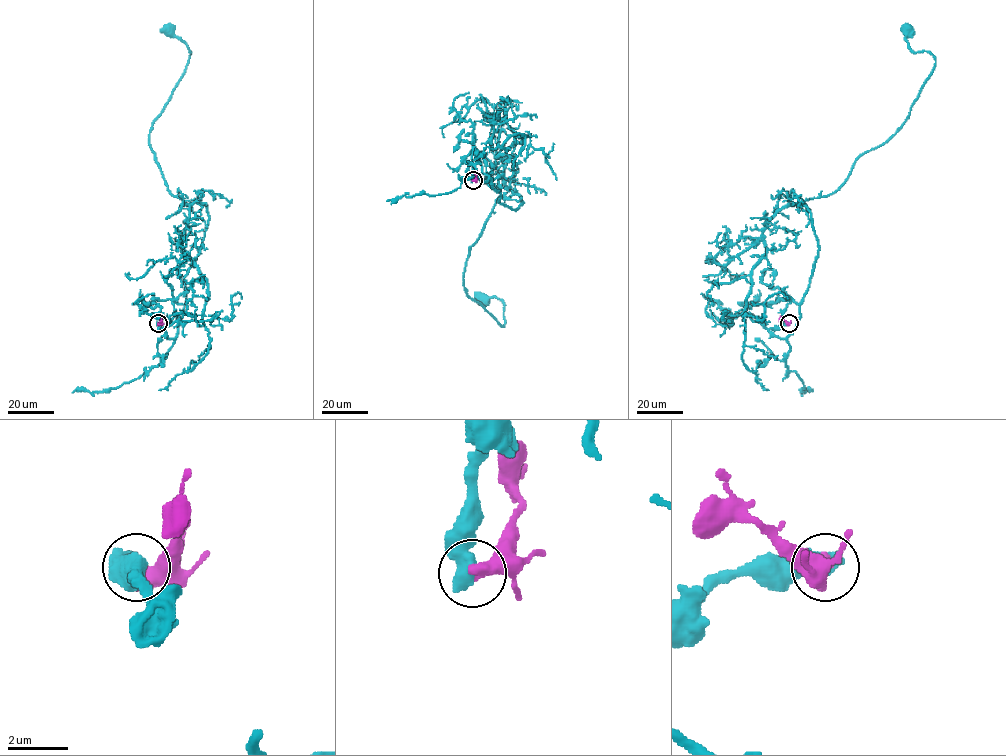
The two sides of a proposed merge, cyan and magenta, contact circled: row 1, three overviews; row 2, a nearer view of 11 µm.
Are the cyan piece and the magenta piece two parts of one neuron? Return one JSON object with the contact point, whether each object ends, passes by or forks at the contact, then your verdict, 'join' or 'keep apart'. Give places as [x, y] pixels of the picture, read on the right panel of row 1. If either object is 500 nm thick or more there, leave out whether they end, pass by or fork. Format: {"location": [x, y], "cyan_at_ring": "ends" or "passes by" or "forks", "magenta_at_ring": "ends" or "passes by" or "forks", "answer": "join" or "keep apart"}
{"location": [789, 323], "answer": "keep apart"}

